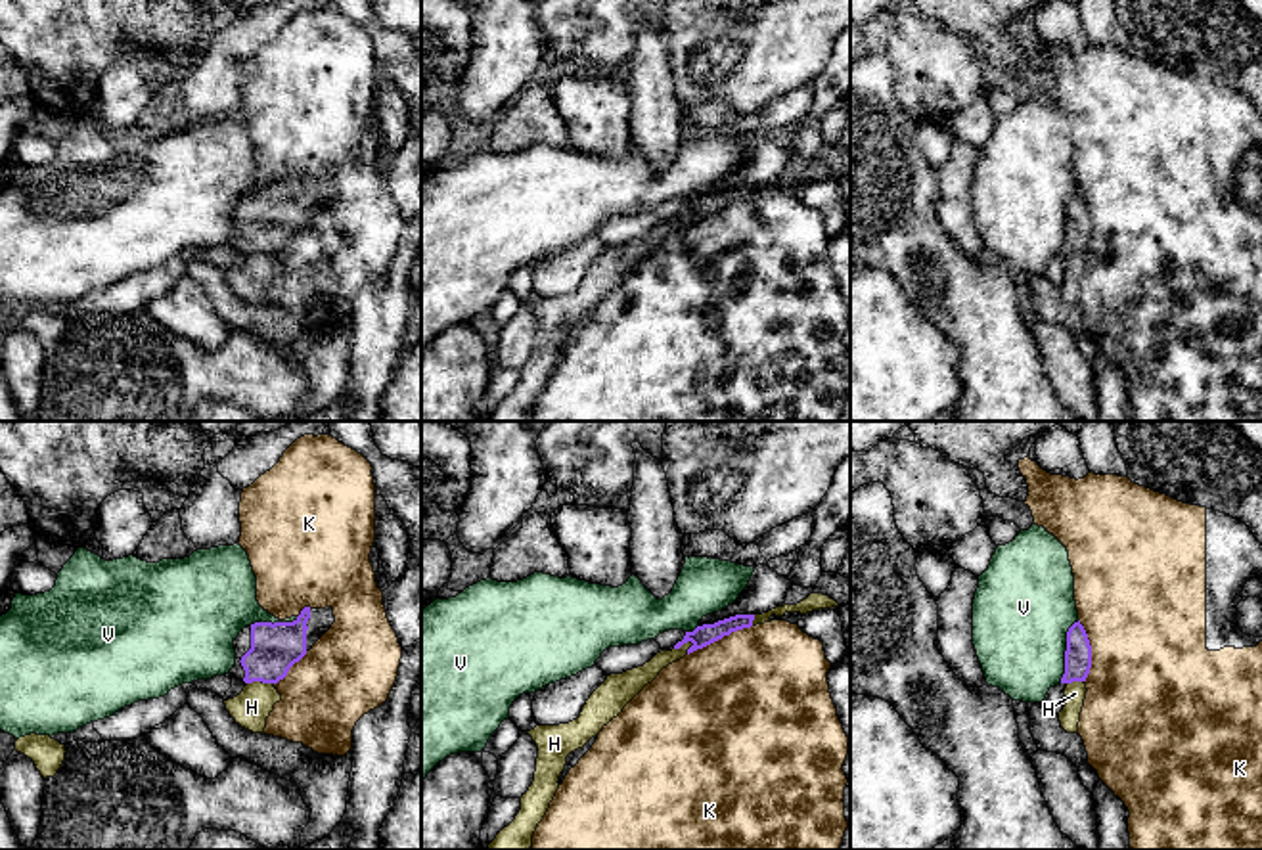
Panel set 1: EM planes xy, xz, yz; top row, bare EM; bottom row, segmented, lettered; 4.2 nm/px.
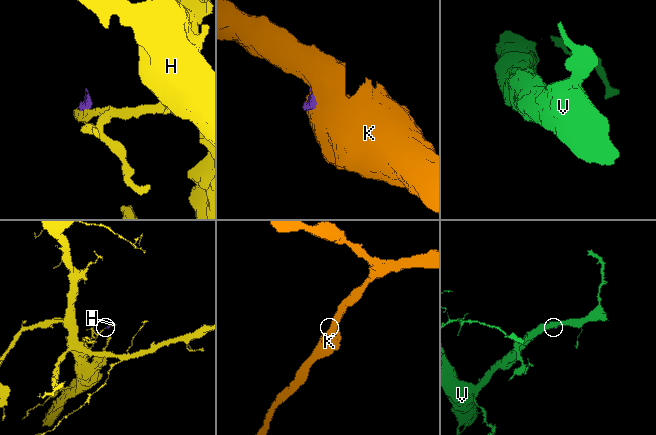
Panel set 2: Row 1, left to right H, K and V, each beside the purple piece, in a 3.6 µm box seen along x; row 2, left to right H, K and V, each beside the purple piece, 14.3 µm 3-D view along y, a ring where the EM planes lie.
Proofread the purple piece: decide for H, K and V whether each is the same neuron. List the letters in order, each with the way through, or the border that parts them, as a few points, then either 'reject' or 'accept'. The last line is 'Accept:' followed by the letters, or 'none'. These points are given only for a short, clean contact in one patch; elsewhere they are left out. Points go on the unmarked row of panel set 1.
H: border xz (694, 215), (686, 213), (675, 221); reject
K: reject
V: border yz (1079, 192), (1067, 203), (1065, 244), (1059, 253); reject
Accept: none

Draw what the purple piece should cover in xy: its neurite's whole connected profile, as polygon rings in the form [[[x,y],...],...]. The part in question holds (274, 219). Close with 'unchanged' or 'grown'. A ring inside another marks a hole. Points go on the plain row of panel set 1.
[[[304,178],[293,193],[255,193],[234,211],[230,245],[245,255],[278,255],[335,193],[333,180]]]; grown

